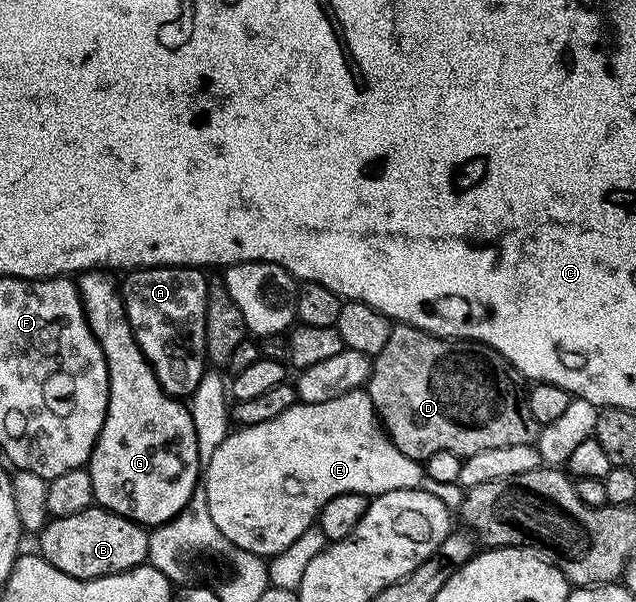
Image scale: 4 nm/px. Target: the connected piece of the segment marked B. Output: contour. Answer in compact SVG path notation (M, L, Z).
M92 505L81 513L73 513L73 517L52 518L46 523L37 535L37 551L45 561L49 561L49 565L61 569L61 573L69 573L69 577L96 579L144 566L148 562L148 532L148 528L140 523Z

